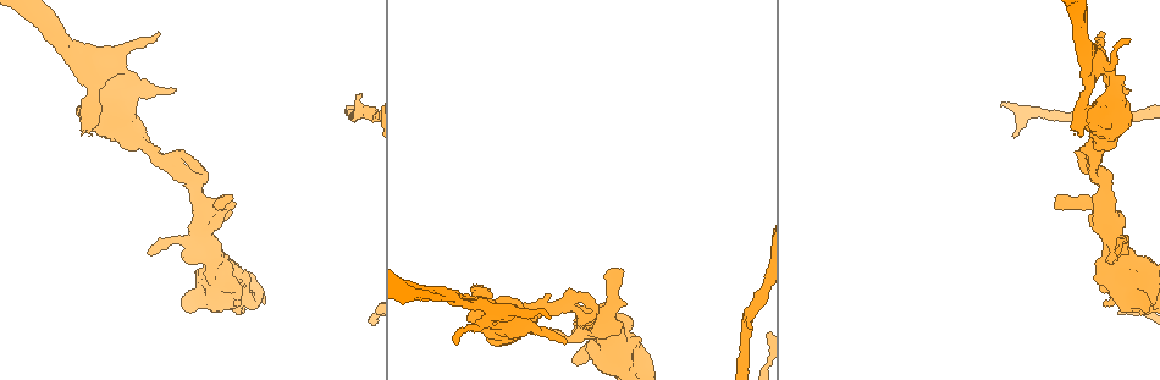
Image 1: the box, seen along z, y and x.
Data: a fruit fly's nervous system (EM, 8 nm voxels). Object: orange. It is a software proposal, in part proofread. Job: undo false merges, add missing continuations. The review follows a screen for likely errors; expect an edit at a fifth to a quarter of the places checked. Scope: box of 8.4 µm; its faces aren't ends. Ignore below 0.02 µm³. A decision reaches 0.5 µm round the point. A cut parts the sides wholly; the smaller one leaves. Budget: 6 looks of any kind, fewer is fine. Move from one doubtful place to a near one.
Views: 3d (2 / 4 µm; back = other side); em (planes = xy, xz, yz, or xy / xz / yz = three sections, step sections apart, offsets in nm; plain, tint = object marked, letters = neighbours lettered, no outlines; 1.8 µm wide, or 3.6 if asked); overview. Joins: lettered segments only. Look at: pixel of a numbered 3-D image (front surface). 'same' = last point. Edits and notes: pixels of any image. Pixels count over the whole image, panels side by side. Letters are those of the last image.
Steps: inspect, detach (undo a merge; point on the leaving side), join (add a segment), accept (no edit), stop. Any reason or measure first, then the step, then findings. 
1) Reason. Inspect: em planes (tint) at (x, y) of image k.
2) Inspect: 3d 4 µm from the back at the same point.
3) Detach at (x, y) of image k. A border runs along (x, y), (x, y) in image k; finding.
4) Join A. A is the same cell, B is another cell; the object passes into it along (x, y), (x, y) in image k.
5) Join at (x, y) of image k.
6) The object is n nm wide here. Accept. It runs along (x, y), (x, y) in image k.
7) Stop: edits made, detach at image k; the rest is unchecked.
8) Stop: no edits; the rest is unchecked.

Thick turns thin. Inspect: 3d 4 µm at (602, 352) of image 1.

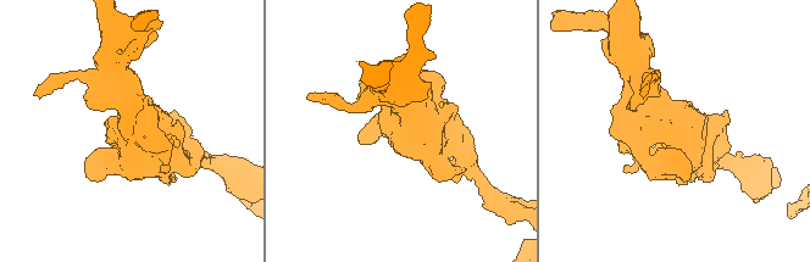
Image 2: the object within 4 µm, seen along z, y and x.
Need the tissue. Inspect: em planes (tint) at (674, 144) of image 2.

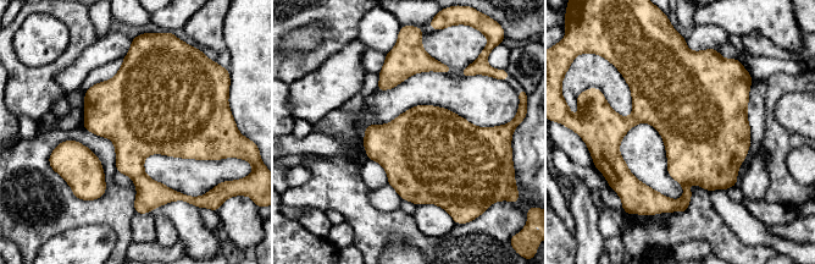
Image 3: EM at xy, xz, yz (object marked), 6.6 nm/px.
Inspect: em planes (letters) at the same point.

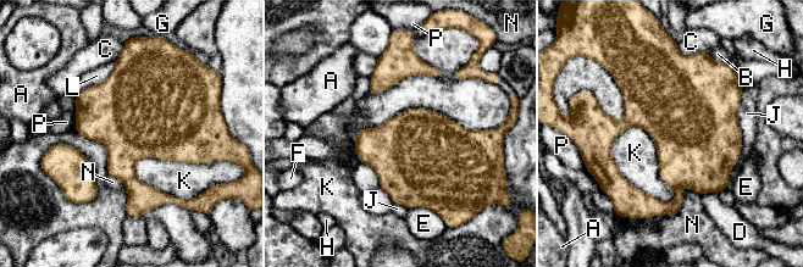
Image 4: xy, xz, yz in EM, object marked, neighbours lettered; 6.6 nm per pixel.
Accept. A, B, C, D, E, F, G, H, J, K, L, N and P are other cells; a border runs along (622, 129), (649, 134), (671, 202) in image 4; continuous, no second cell.

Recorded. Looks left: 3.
An open end. Inspect: em xy step 16 (tint) at (1055, 203) of image 1.

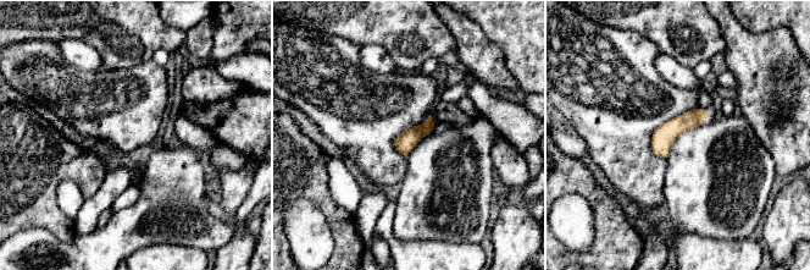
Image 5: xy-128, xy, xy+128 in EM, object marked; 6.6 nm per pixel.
See the neighbours. Inspect: em xy step 16 (letters) at the same point.

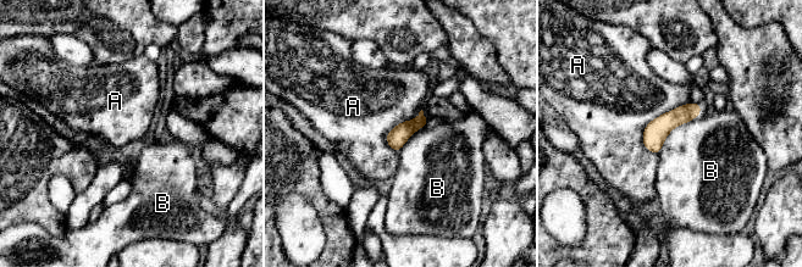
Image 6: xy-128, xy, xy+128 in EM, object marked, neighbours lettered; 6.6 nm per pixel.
Accept. A and B are other cells; a border runs along (690, 101), (646, 126), (648, 151) in image 6; none of them fits.

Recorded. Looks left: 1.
Stop: no edits; the rest is unchecked.

